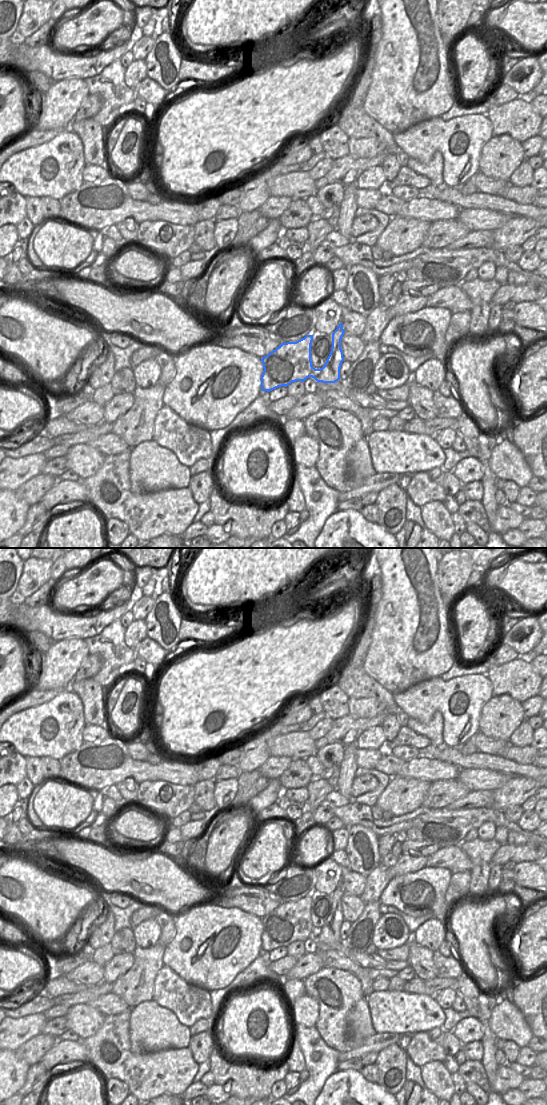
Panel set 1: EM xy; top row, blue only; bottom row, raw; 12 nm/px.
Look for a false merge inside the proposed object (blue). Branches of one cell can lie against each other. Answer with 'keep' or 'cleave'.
cleave

